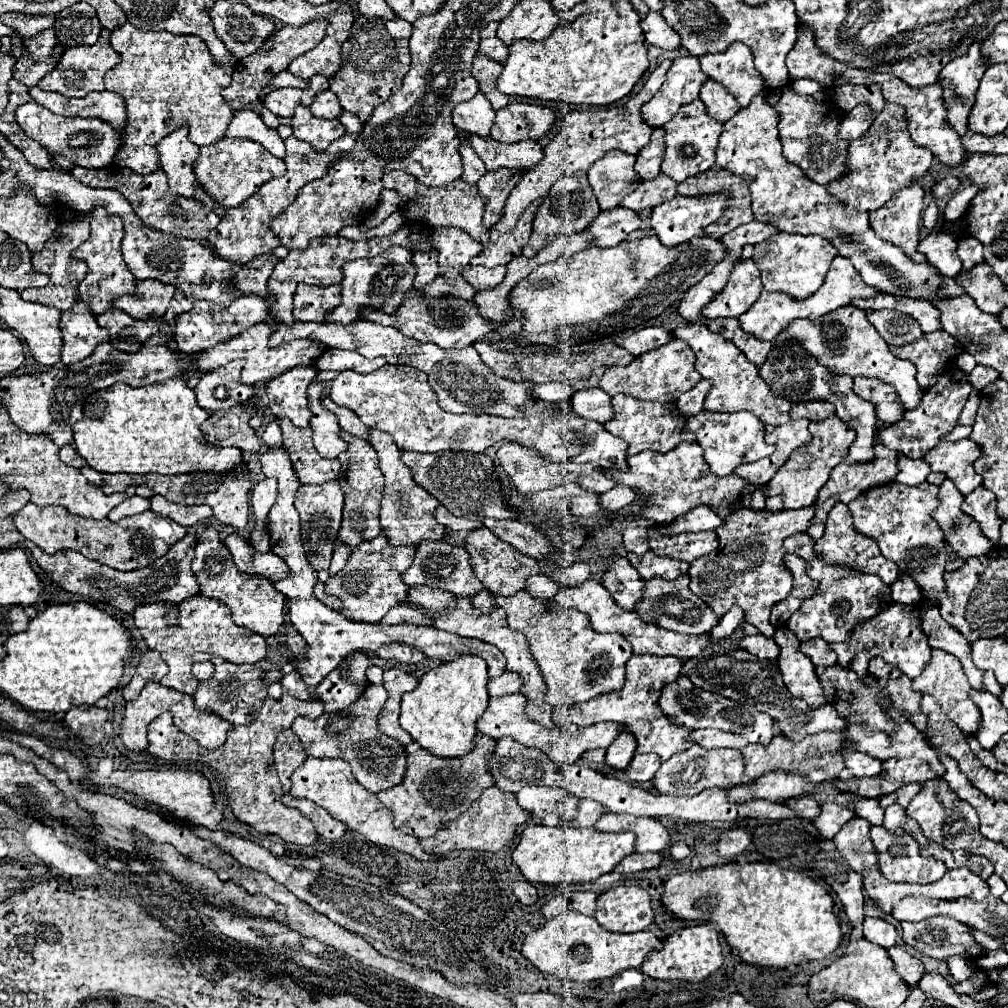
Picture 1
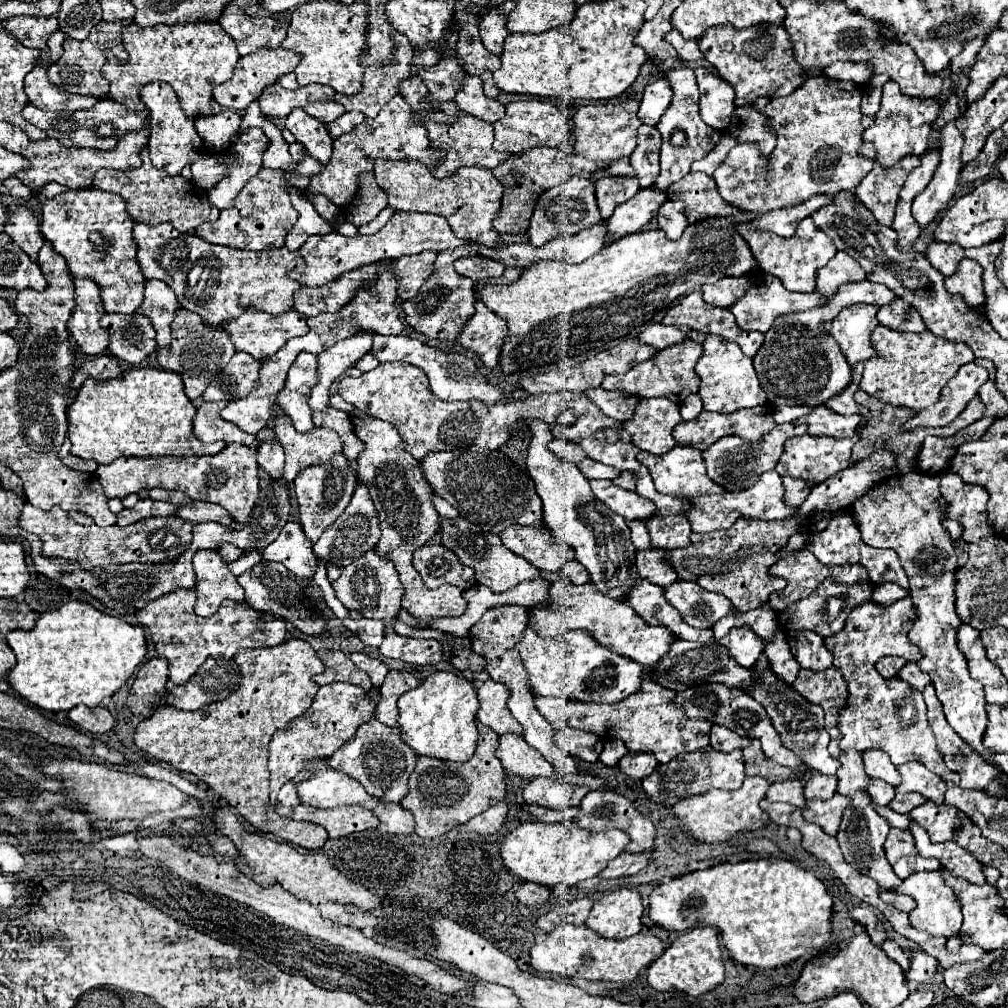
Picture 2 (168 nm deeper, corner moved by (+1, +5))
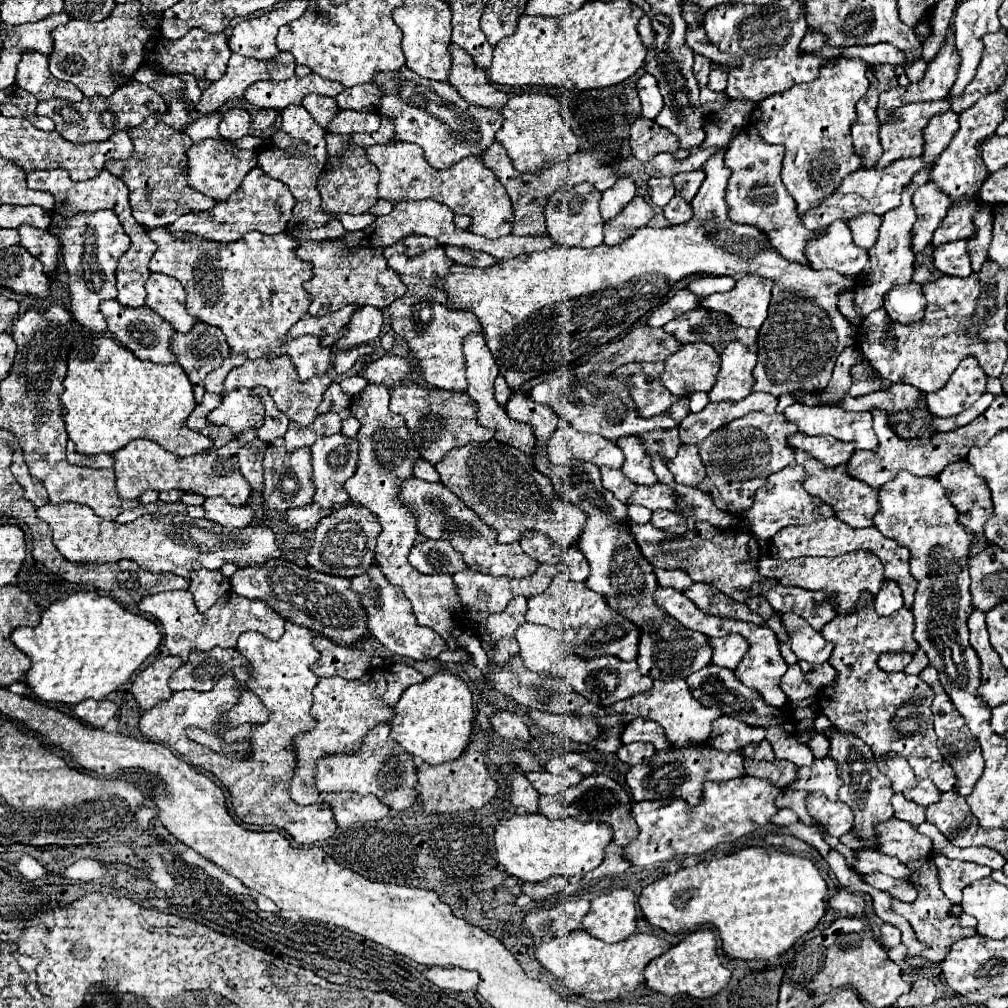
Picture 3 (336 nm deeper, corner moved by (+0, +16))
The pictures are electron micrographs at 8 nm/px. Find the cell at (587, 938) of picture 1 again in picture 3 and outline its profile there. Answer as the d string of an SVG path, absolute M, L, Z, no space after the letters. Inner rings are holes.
M571 932L569 936L543 942L537 948L535 958L549 974L561 980L561 986L569 988L571 994L585 996L593 1002L603 1004L629 996L643 982L645 966L669 948L671 944L653 934L633 934L619 944L605 944L603 940L587 936L587 932Z

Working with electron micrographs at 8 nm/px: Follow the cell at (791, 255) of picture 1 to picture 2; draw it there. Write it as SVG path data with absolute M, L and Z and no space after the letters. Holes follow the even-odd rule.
M802 219L798 223L796 235L792 237L778 237L774 233L764 233L764 231L754 231L748 227L746 221L736 225L736 231L746 239L746 243L752 249L752 255L758 263L758 269L766 275L774 275L782 281L782 285L788 291L800 291L800 293L810 293L816 287L816 273L822 269L834 255L836 247L830 241L826 233L822 233L810 219Z

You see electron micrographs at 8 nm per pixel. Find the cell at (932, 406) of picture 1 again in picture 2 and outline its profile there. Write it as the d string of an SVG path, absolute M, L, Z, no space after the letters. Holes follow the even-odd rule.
M966 363L958 369L958 373L944 385L940 399L930 405L928 409L916 413L912 419L908 419L902 429L912 431L916 427L942 427L954 421L964 409L966 403L978 393L980 385L988 379L988 371L980 365Z

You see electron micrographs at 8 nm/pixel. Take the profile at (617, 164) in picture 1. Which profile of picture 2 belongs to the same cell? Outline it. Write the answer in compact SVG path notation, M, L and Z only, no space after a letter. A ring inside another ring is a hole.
M602 177L594 183L596 187L596 201L602 219L608 219L620 203L634 197L634 193L640 189L640 183L636 177Z

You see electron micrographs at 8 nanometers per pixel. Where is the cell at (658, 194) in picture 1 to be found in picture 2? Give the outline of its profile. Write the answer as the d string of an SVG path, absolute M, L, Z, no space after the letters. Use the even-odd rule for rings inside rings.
M646 187L646 189L640 189L634 195L634 199L618 205L614 209L614 215L608 219L610 239L606 243L612 243L622 235L640 231L666 199L668 199L666 191L660 191L656 187Z

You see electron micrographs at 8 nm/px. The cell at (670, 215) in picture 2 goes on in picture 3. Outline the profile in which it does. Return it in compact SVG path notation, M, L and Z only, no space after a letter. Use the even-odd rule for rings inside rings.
M675 196L675 198L663 208L663 212L665 212L665 218L667 218L667 222L669 222L671 226L683 224L683 222L691 220L691 216L693 216L691 204L685 202L681 196Z

